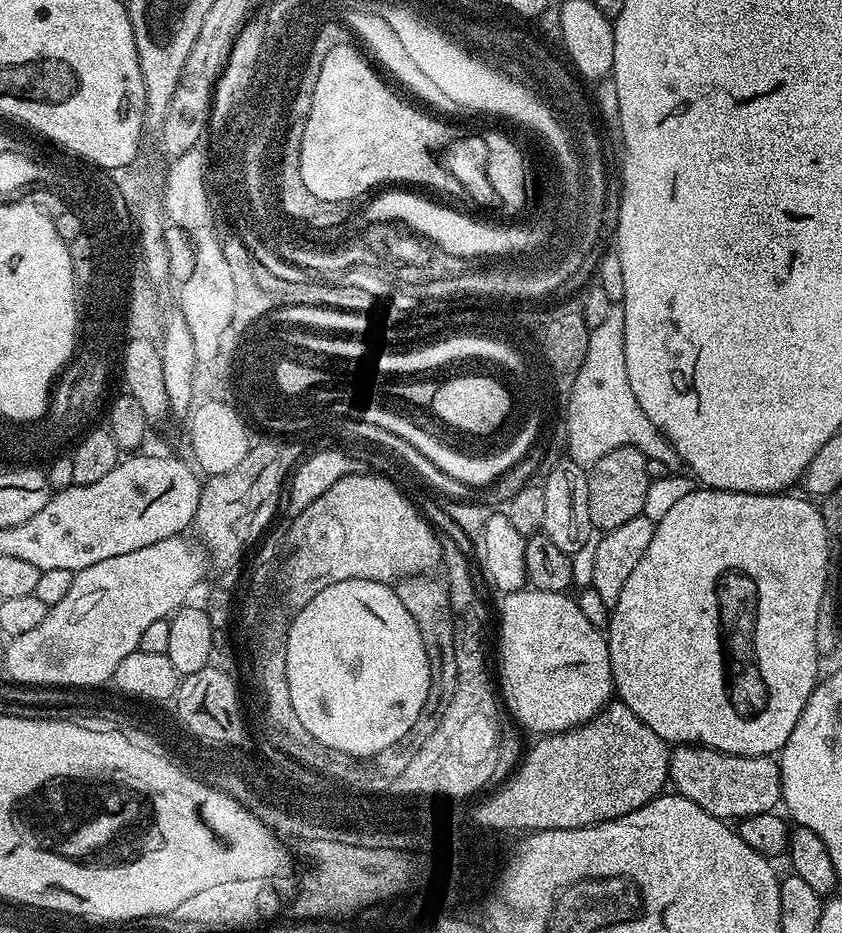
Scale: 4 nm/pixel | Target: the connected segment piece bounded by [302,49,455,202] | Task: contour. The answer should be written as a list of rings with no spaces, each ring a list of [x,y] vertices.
[[[347,49],[342,52],[337,52],[332,56],[327,56],[324,66],[324,73],[318,74],[318,86],[316,88],[316,103],[310,106],[310,114],[306,118],[306,150],[303,152],[303,173],[308,179],[308,188],[311,192],[317,194],[348,194],[350,202],[355,201],[358,196],[362,198],[367,197],[368,184],[376,184],[376,180],[397,180],[403,178],[406,180],[425,180],[427,184],[441,184],[442,186],[454,186],[454,178],[444,176],[444,172],[440,168],[435,168],[427,160],[428,152],[431,148],[435,147],[435,144],[439,143],[444,135],[444,129],[436,124],[433,124],[433,119],[425,118],[421,116],[419,111],[415,108],[412,112],[408,112],[404,109],[405,99],[396,98],[392,100],[392,96],[388,92],[384,92],[385,81],[376,72],[375,67],[369,64],[359,64],[358,57],[355,54],[350,54]]]

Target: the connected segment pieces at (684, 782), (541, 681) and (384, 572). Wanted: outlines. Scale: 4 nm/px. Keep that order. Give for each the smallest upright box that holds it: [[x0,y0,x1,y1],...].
[[668,744,781,822],[498,590,614,734],[284,470,443,608]]

